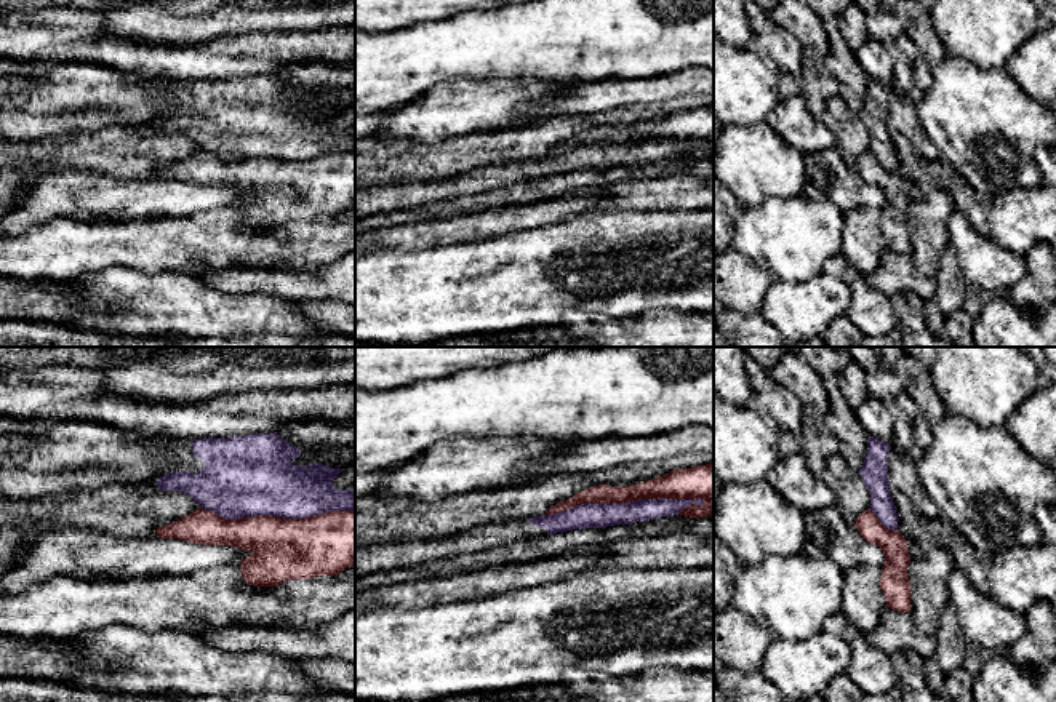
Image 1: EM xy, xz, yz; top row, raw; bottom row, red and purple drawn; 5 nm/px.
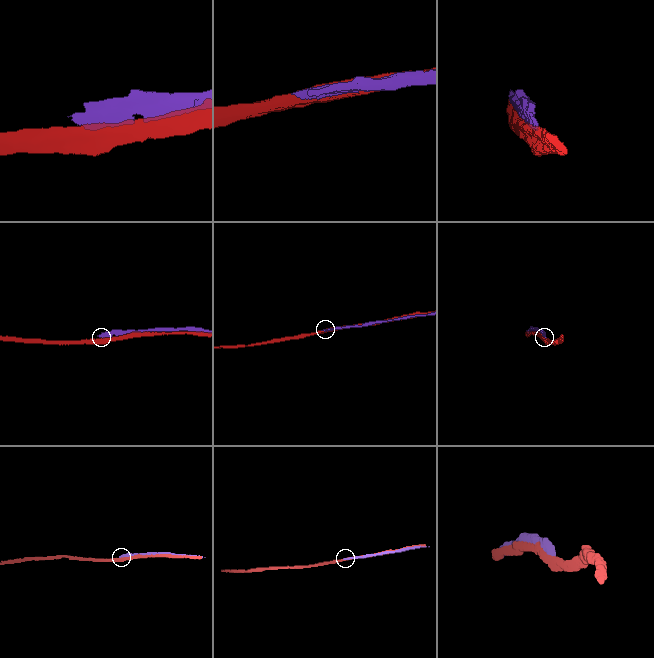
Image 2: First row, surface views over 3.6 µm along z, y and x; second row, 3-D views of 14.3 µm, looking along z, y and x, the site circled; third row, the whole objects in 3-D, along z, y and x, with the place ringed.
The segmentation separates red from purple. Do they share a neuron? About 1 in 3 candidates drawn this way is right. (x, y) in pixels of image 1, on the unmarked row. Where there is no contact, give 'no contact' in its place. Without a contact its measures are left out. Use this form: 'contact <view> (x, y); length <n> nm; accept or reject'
contact xz (624, 143); length 800 nm; reject

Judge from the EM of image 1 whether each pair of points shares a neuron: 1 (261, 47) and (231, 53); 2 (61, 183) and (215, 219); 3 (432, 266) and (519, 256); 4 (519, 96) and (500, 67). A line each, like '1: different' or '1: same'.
1: same
2: different
3: same
4: different

